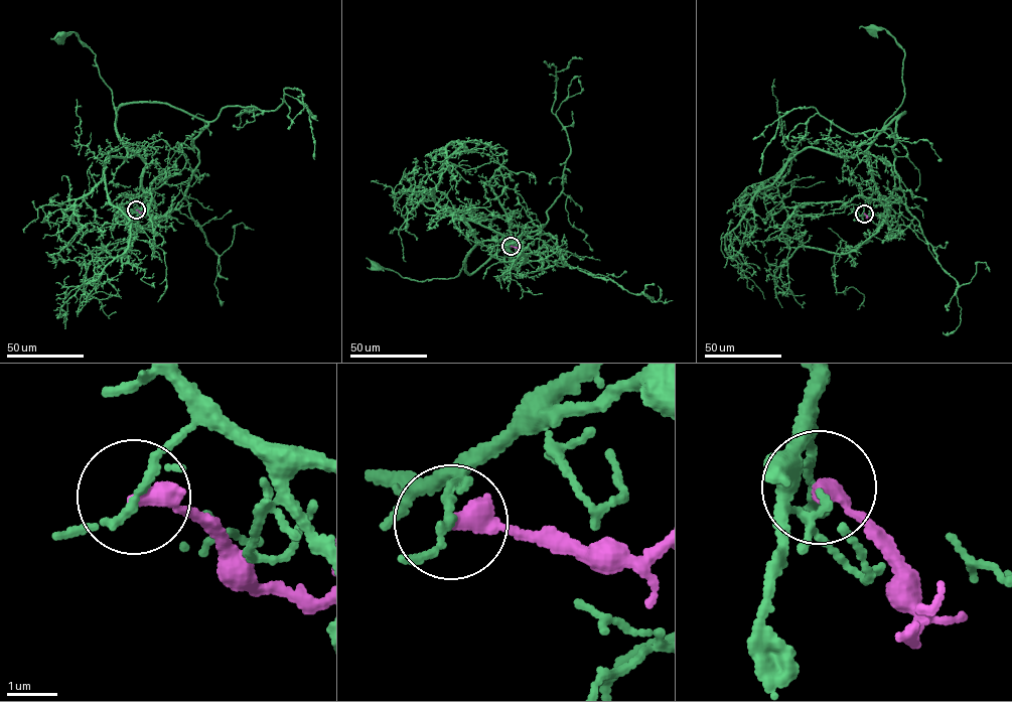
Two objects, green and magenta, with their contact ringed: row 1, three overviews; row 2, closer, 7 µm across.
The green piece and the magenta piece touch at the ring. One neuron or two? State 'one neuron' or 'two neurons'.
two neurons

